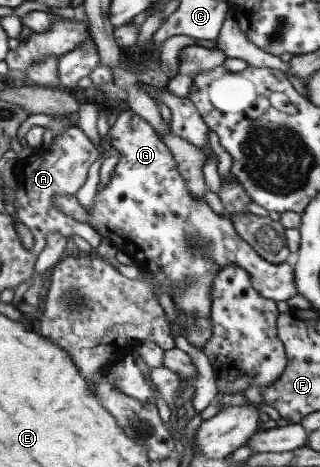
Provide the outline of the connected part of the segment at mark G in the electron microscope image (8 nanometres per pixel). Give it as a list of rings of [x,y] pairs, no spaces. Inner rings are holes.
[[[128,108],[121,113],[121,117],[117,119],[117,123],[108,130],[110,144],[115,151],[121,153],[121,159],[115,167],[115,171],[111,174],[109,184],[102,191],[96,193],[93,199],[94,206],[91,212],[79,205],[77,195],[65,195],[56,197],[57,206],[61,207],[67,214],[72,214],[77,221],[89,223],[103,237],[110,240],[112,244],[124,251],[133,264],[138,268],[144,268],[159,283],[169,281],[175,283],[177,290],[171,294],[173,301],[173,309],[175,313],[179,311],[185,319],[185,325],[181,327],[180,335],[189,342],[194,348],[199,347],[199,351],[203,345],[207,343],[211,336],[211,320],[209,320],[209,287],[213,277],[217,275],[217,271],[227,265],[237,265],[247,272],[251,287],[265,299],[271,301],[286,301],[289,297],[296,294],[295,283],[293,283],[292,262],[285,261],[279,264],[272,264],[259,257],[247,242],[243,241],[231,220],[225,216],[214,213],[205,201],[200,201],[190,195],[187,182],[183,175],[179,172],[178,164],[173,158],[172,151],[168,149],[159,135],[153,130],[153,127],[139,117],[135,112]],[[191,279],[189,284],[185,286],[184,280]]]

